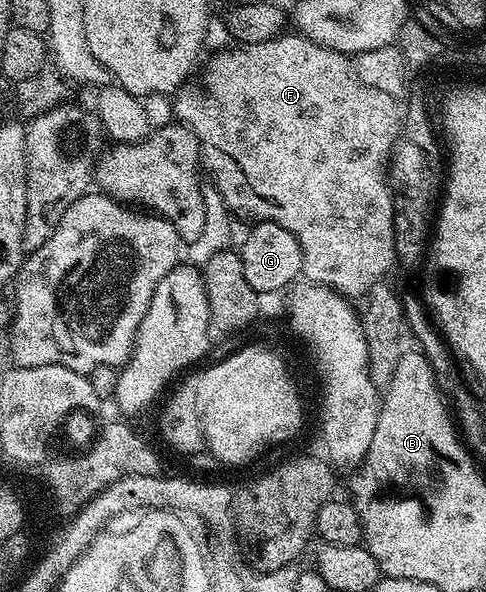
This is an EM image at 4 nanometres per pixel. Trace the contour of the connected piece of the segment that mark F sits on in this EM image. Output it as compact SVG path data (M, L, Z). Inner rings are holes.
M284 34L273 38L269 42L257 42L256 44L239 44L238 46L231 46L235 48L227 48L224 52L219 52L207 65L203 68L203 88L189 88L189 86L183 86L179 89L175 100L175 116L174 119L180 124L186 124L190 128L191 133L197 138L199 146L209 146L213 150L219 150L221 154L225 154L223 150L227 148L231 154L235 154L239 158L239 166L243 168L243 176L249 184L249 188L263 200L271 200L275 204L273 212L277 212L277 218L279 218L279 224L285 226L285 230L289 230L297 238L297 242L301 246L303 251L303 271L302 275L306 277L312 284L320 284L326 288L331 288L335 292L340 292L343 296L348 298L356 298L355 296L361 295L361 298L366 297L371 287L378 285L380 281L388 275L388 264L391 264L391 258L395 255L395 193L391 190L391 182L389 178L381 178L381 162L377 162L377 146L369 146L369 140L361 140L361 85L362 82L355 77L355 70L352 61L348 59L346 55L332 48L326 48L321 46L317 42L308 40L306 36L300 36L298 34Z

